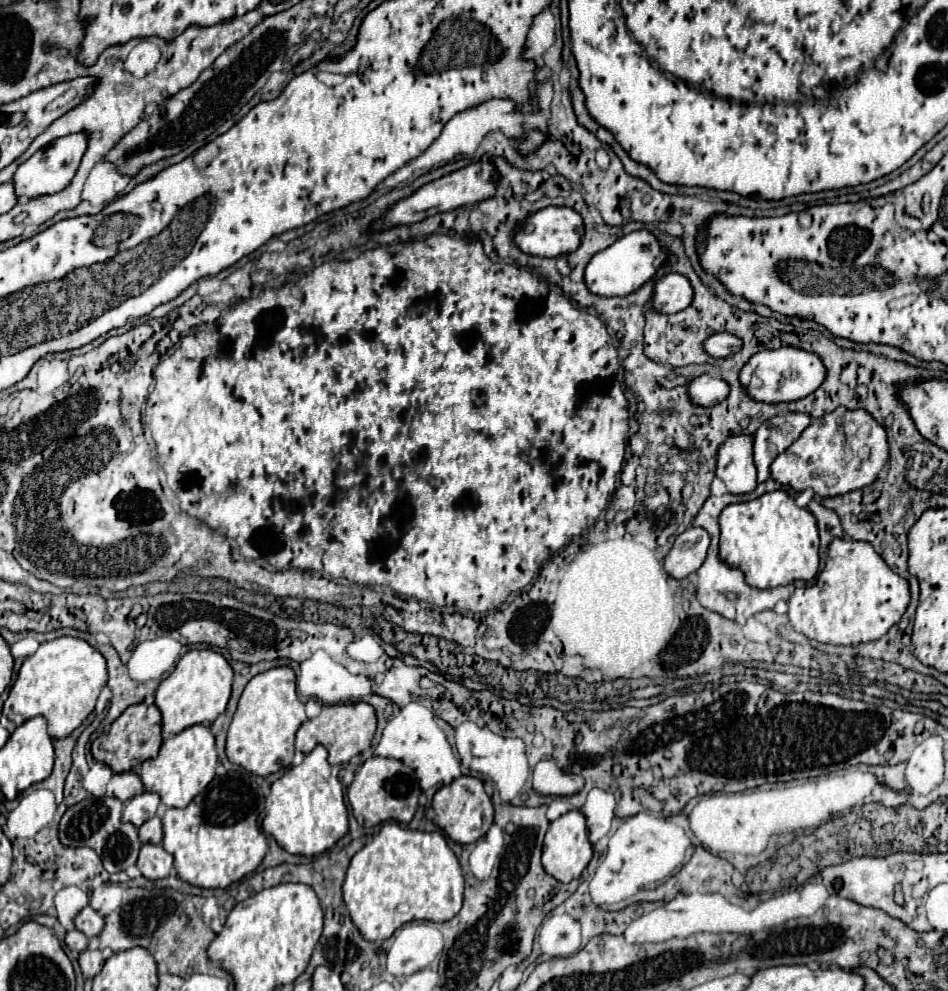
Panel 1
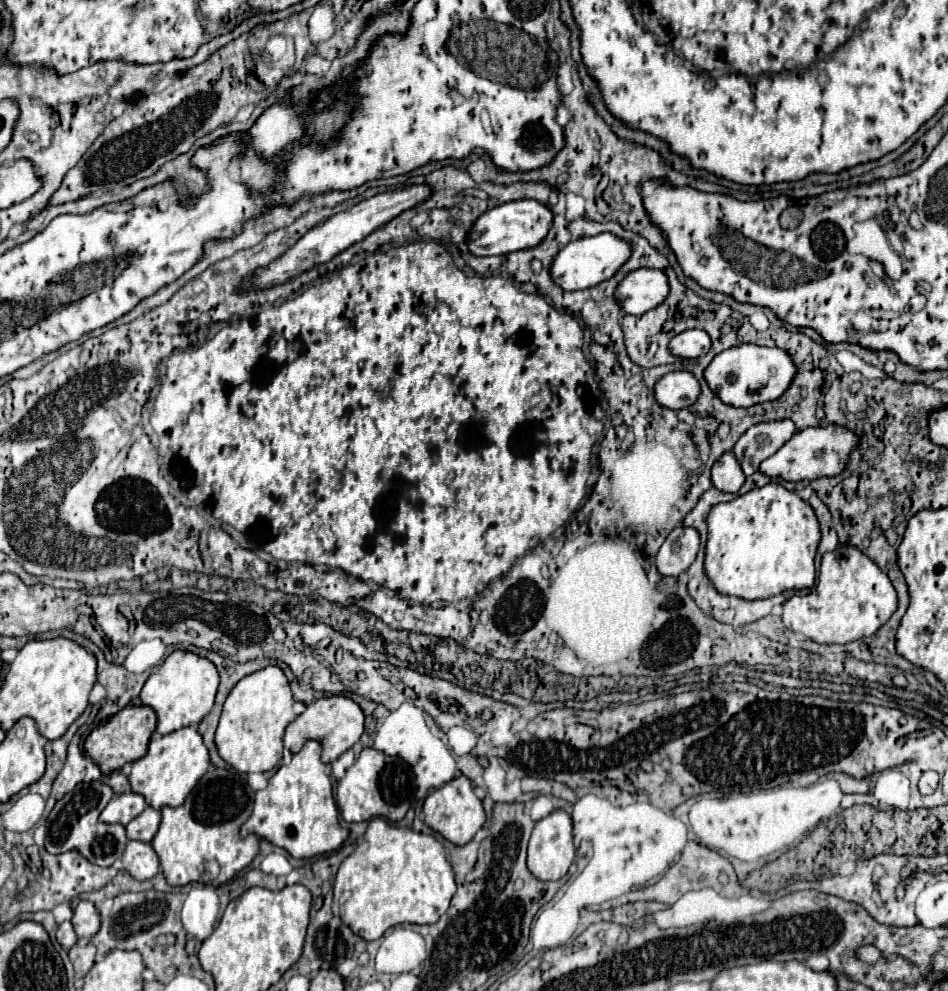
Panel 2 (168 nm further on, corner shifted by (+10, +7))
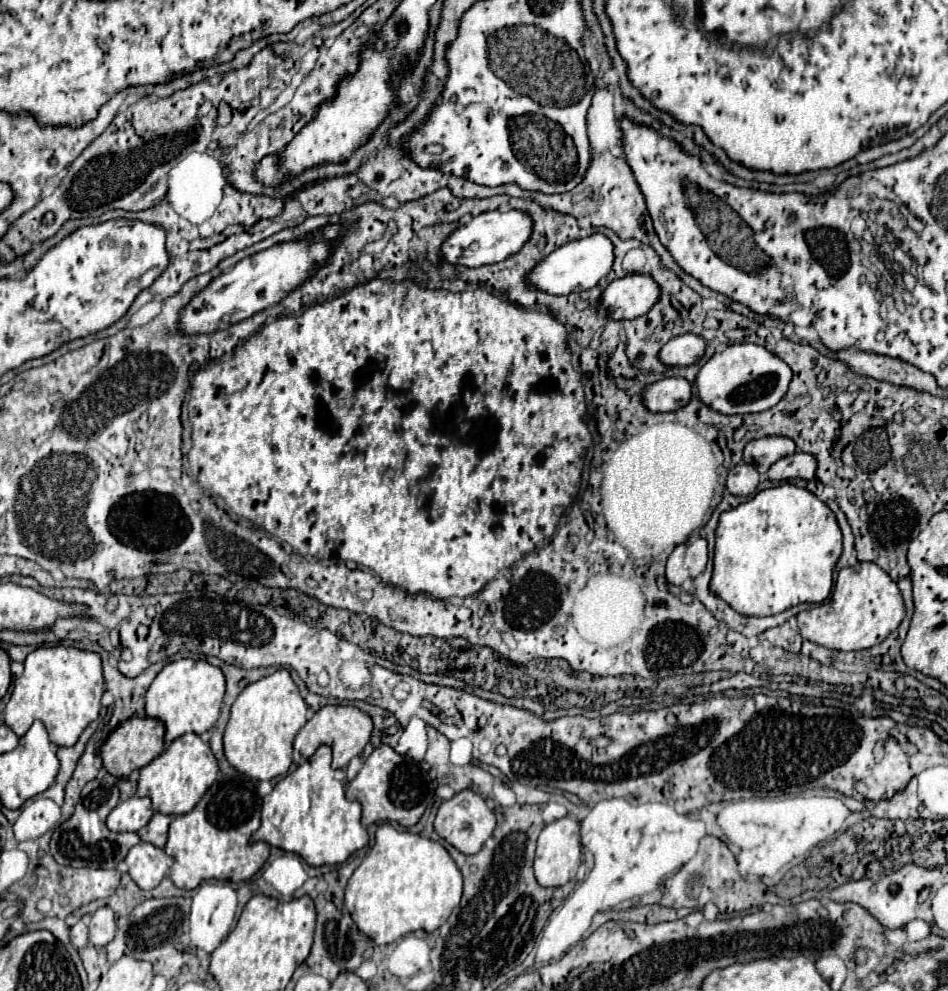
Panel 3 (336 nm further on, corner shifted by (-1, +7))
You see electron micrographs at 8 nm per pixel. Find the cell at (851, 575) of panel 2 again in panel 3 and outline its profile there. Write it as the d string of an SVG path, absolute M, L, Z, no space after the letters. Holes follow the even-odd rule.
M859 563L857 567L841 569L831 597L823 601L821 605L815 605L797 615L799 633L807 641L813 641L817 645L823 645L827 649L837 649L837 651L857 651L857 649L869 649L873 645L879 645L889 633L893 633L899 627L903 619L905 619L905 607L903 607L903 597L899 589L895 581L875 563Z

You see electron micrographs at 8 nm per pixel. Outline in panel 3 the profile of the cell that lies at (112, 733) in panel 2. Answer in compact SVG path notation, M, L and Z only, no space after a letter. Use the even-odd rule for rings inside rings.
M133 715L131 719L127 719L127 723L121 723L103 743L101 747L103 767L107 769L109 775L125 779L131 775L131 771L149 765L163 751L163 737L165 737L165 725L159 719Z

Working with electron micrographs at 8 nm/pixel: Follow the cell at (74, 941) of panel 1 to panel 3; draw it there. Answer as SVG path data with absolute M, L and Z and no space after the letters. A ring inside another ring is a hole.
M77 921L77 923L71 927L71 943L73 943L77 949L83 949L83 947L89 943L87 925L85 925L83 921Z

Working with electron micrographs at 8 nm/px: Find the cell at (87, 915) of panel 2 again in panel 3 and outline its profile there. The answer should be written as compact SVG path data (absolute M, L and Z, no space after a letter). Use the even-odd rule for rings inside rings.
M101 907L91 915L89 923L89 943L97 947L105 947L109 941L113 941L117 931L115 913L109 907Z

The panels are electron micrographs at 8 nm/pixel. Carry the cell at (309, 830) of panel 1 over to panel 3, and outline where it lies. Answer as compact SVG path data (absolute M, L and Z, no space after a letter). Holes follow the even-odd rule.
M319 747L313 757L301 763L263 797L261 827L253 833L251 841L265 841L283 851L297 853L311 867L345 863L351 853L369 843L367 829L361 825L361 805L357 801L347 801L343 783L335 781L331 747Z

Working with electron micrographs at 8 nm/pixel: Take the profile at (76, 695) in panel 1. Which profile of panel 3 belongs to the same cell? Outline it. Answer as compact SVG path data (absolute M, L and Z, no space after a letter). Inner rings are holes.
M39 647L25 659L25 673L15 679L13 693L3 711L3 721L23 737L35 719L43 721L49 739L59 747L77 743L85 727L99 717L103 695L101 659L91 651L75 647Z

